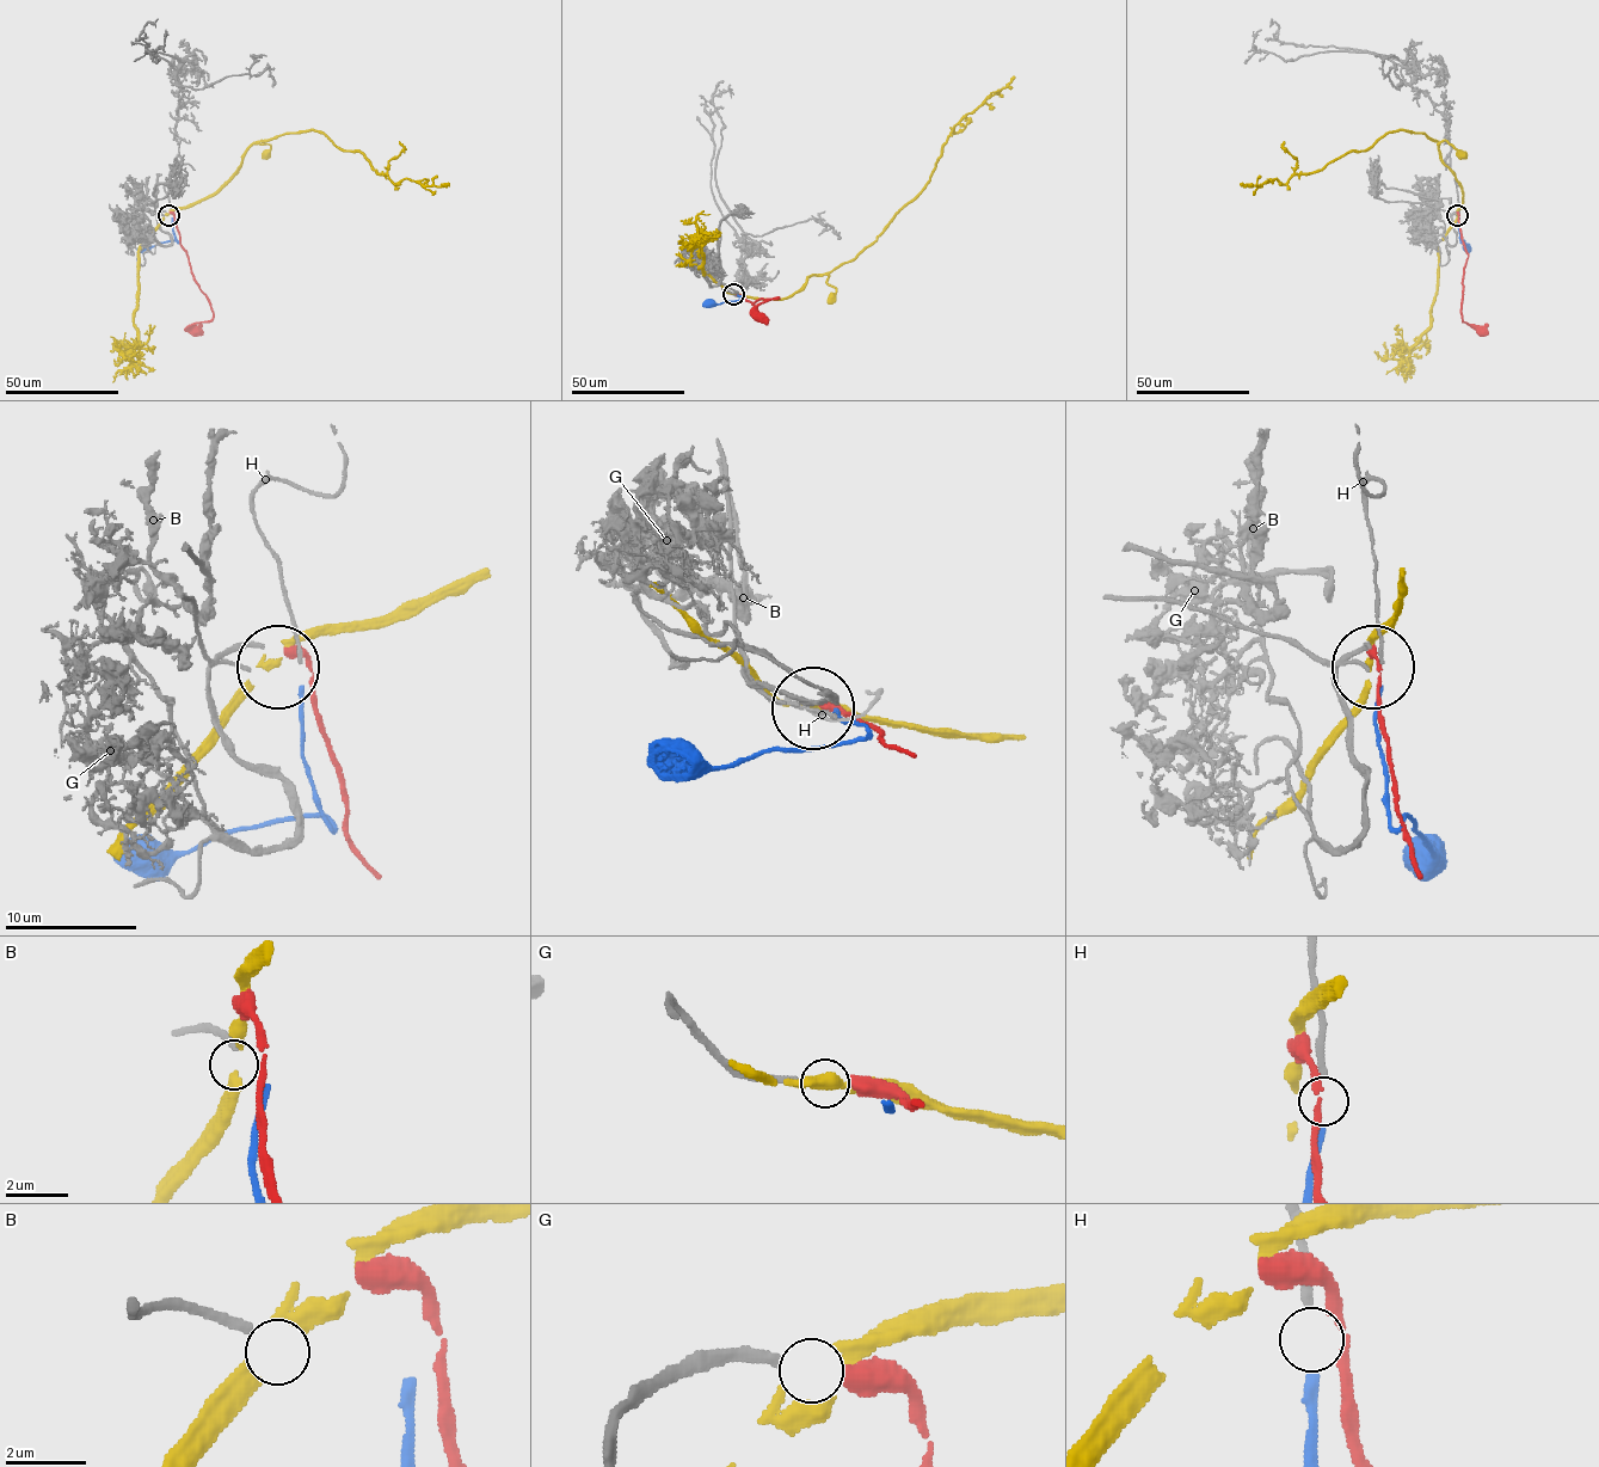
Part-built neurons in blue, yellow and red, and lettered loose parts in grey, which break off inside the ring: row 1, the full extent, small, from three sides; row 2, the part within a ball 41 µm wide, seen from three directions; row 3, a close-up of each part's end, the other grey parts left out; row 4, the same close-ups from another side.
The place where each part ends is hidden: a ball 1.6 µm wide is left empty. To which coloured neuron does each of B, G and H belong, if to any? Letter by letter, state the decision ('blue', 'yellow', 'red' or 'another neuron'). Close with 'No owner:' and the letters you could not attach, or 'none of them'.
B: another neuron
G: red
H: blue
No owner: B

